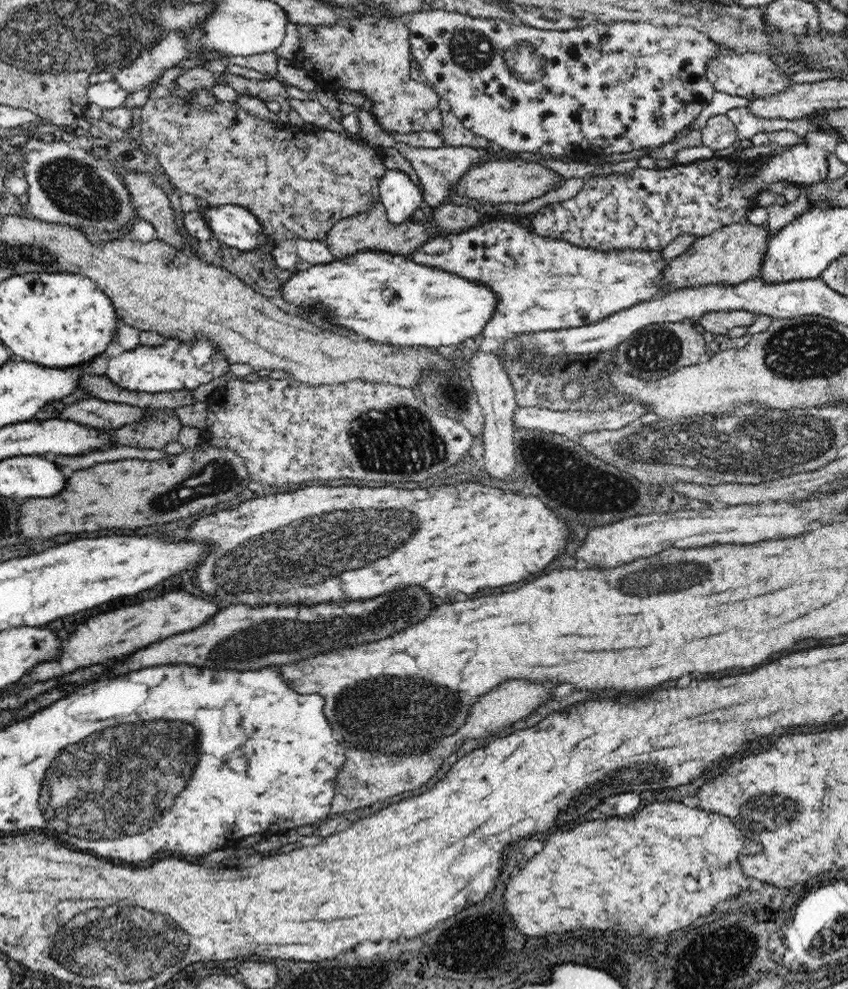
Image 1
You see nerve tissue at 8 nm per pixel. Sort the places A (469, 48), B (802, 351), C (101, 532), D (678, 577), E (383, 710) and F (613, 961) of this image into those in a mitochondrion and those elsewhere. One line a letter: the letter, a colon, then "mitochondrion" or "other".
A: mitochondrion
B: mitochondrion
C: other
D: mitochondrion
E: mitochondrion
F: other

